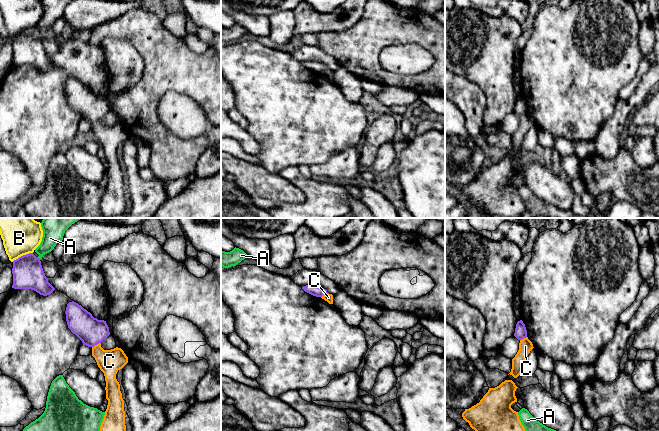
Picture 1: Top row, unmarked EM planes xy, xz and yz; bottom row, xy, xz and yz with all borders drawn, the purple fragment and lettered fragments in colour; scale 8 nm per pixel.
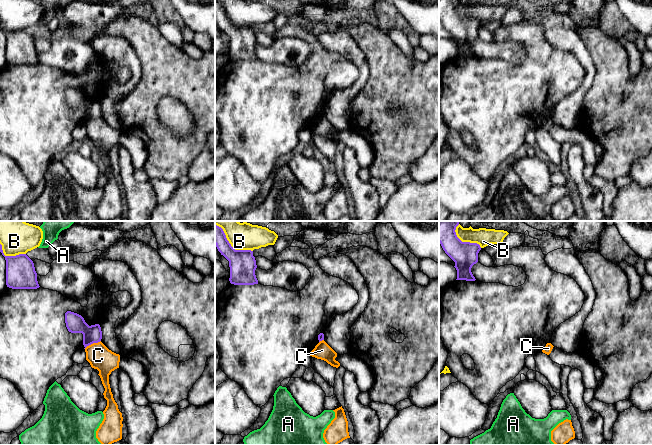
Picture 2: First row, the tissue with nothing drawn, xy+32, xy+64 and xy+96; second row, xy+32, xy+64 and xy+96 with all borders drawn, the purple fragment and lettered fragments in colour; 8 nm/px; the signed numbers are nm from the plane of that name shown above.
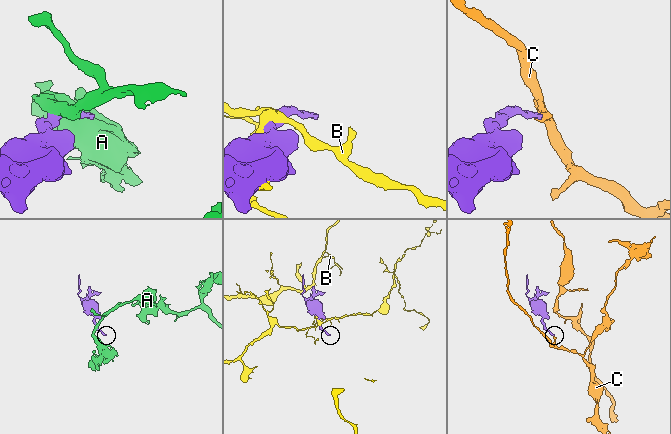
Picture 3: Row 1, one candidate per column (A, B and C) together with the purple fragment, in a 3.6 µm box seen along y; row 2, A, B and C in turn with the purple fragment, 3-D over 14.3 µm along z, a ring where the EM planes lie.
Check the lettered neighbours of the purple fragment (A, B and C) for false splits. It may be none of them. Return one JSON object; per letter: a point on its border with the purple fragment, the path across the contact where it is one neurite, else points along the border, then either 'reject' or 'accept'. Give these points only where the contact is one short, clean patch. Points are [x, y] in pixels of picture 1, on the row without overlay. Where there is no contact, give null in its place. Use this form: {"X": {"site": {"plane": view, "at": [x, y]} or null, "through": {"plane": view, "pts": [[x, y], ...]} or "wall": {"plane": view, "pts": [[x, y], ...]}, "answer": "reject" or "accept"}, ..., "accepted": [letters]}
{"A": {"site": {"plane": "xy", "at": [38, 34]}, "wall": {"plane": "xy", "pts": [[37, 33], [39, 35]]}, "answer": "reject"}, "B": {"site": {"plane": "xy", "at": [23, 31]}, "answer": "reject"}, "C": {"site": {"plane": "xy", "at": [96, 120]}, "wall": {"plane": "xy", "pts": [[100, 118], [92, 123]]}, "answer": "reject"}, "accepted": []}

